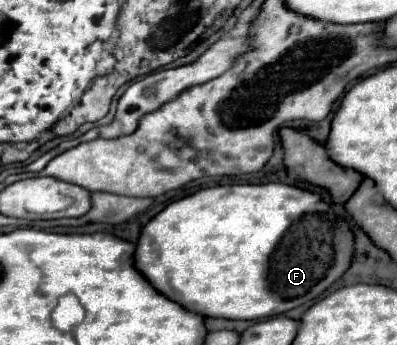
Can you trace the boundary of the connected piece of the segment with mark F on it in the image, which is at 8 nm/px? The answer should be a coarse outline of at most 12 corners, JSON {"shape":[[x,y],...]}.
{"shape":[[230,184],[168,204],[134,268],[206,318],[322,294],[354,236],[318,194]]}

